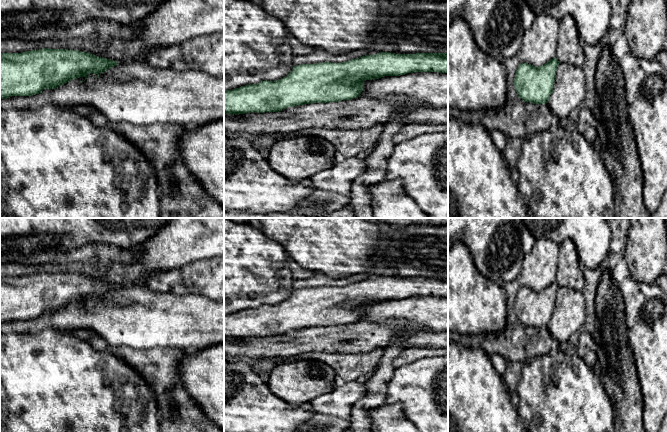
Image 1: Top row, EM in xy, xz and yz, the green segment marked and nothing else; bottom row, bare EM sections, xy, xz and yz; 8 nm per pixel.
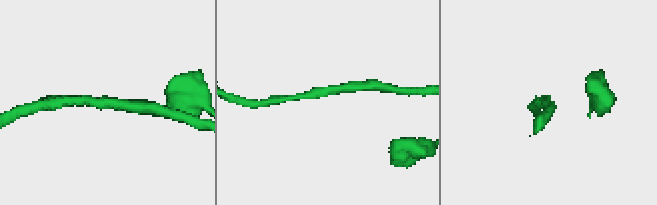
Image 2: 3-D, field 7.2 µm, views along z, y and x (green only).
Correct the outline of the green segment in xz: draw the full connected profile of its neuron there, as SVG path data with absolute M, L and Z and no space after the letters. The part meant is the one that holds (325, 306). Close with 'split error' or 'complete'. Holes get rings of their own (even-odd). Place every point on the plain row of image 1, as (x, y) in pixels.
M379 276L342 287L296 289L282 303L224 314L224 339L352 324L360 321L366 304L413 296L448 297L448 277Z; complete

